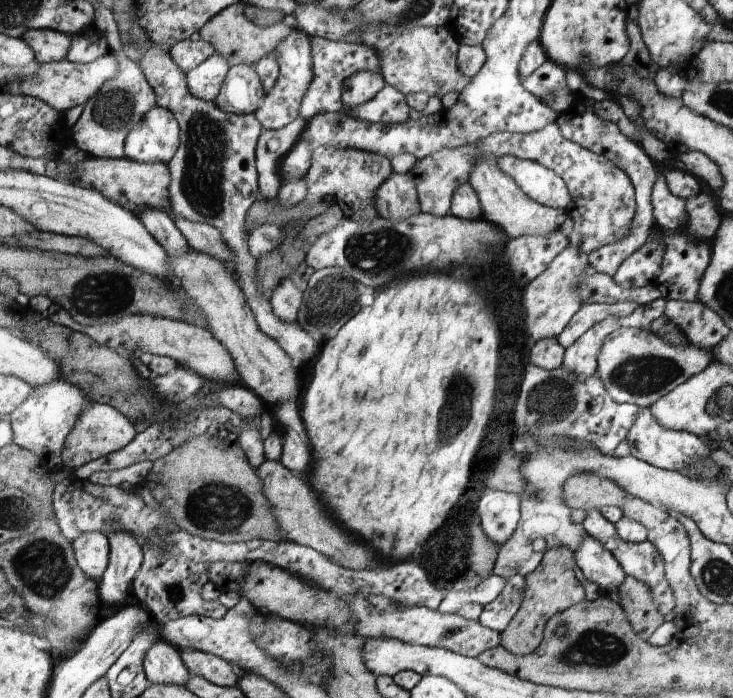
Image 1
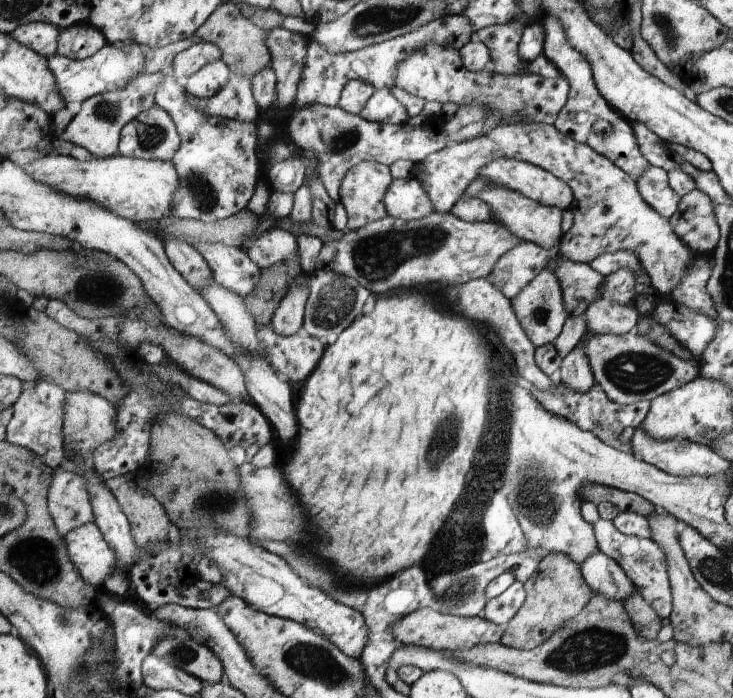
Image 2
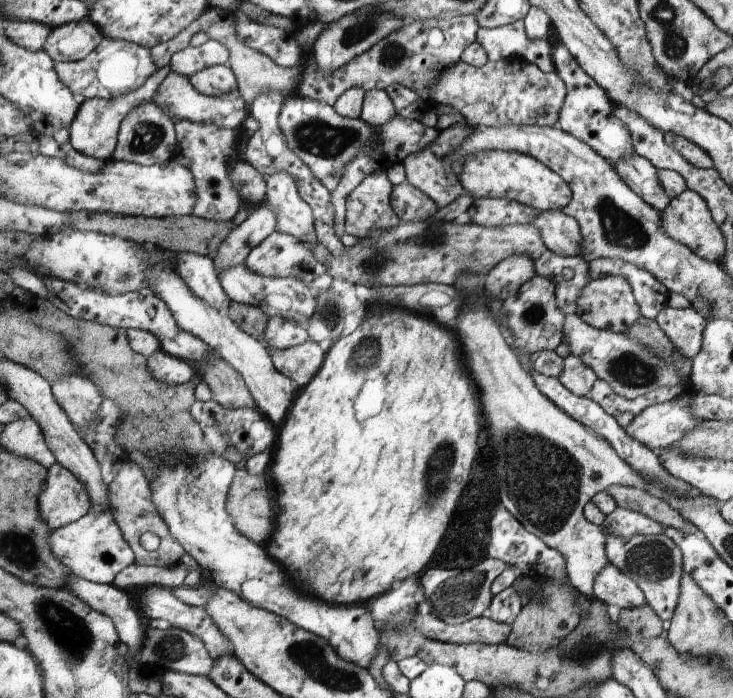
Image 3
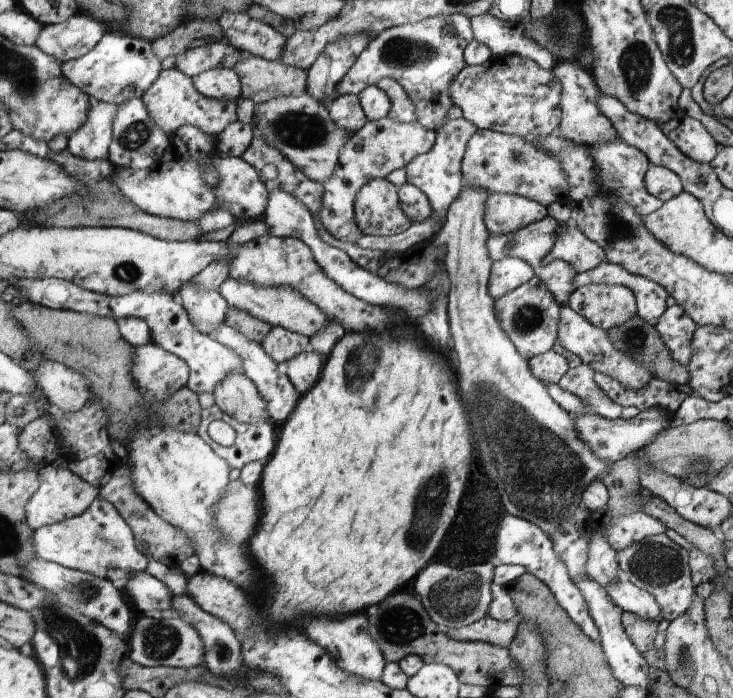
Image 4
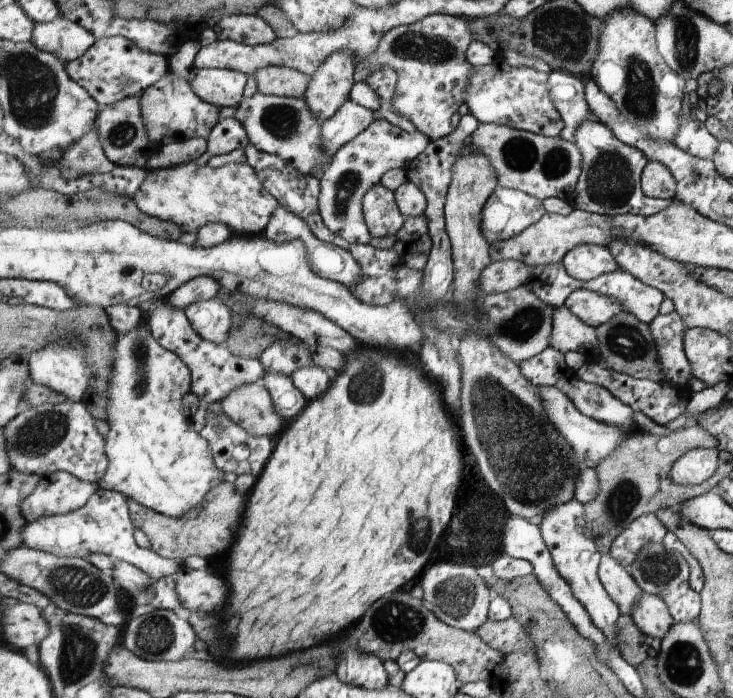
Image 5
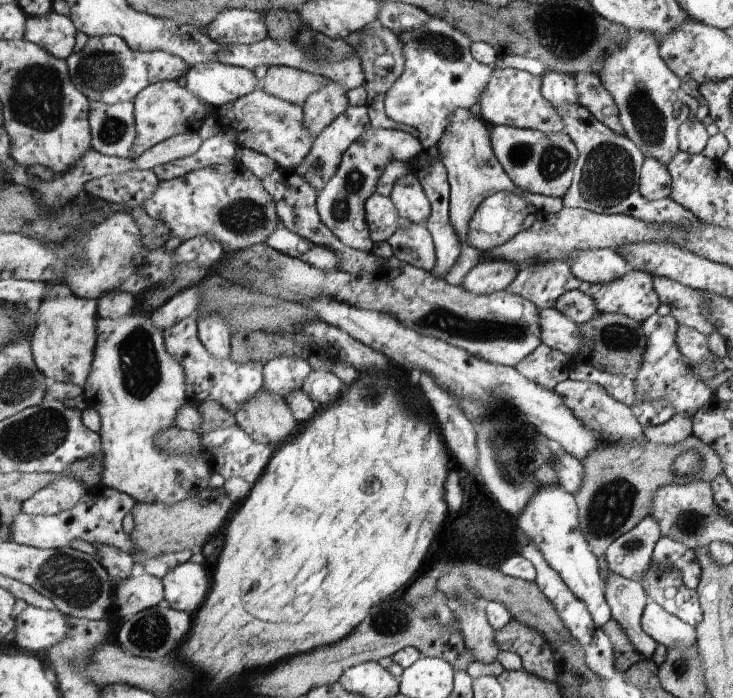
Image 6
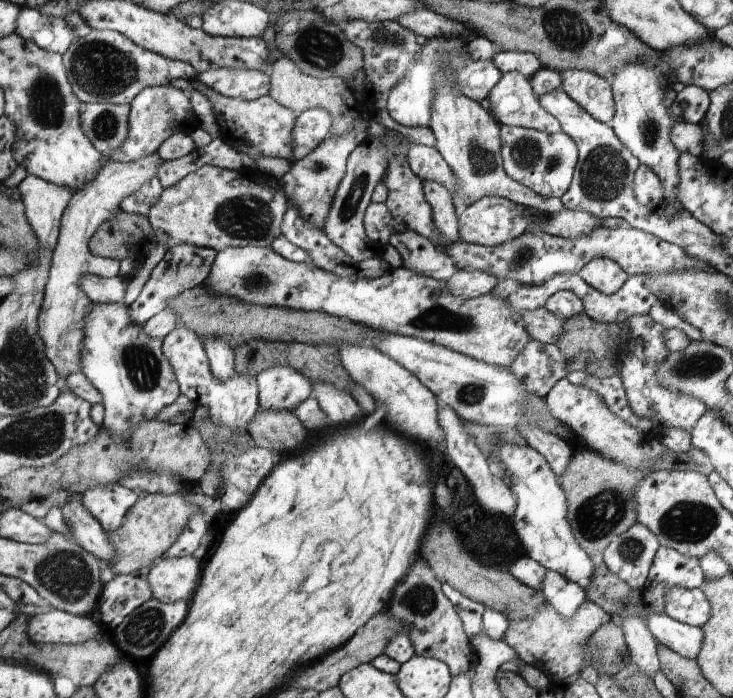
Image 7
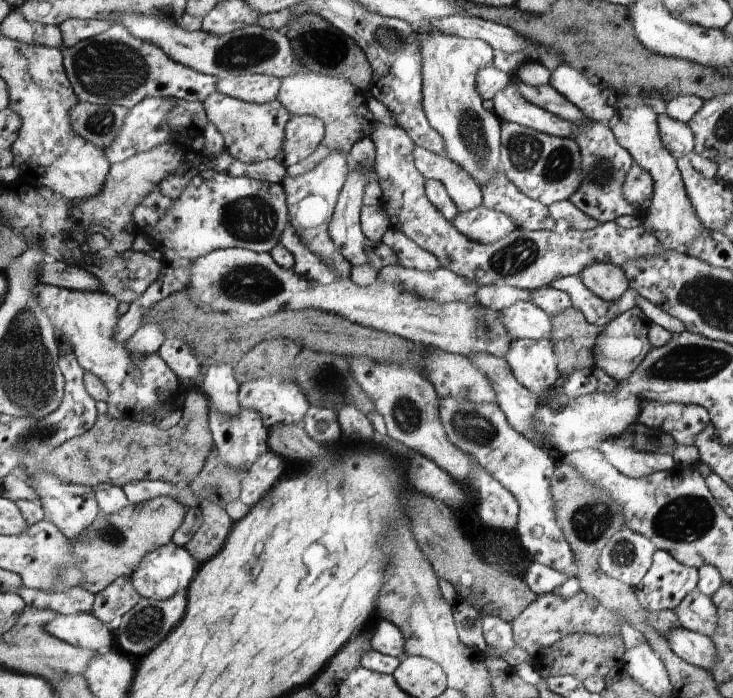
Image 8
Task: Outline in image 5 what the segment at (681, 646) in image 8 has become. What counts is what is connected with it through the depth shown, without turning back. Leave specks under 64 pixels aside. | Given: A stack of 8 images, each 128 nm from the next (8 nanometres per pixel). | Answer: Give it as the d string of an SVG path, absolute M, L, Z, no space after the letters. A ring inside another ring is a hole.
M645 593L632 614L636 625L649 638L663 640L677 624L670 607L657 595Z

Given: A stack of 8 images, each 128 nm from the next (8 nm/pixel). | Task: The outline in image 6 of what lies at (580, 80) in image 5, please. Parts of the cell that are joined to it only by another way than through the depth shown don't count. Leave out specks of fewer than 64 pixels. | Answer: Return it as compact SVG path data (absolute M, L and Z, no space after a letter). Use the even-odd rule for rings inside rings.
M547 71L541 78L543 96L555 108L579 103L578 82L574 75Z

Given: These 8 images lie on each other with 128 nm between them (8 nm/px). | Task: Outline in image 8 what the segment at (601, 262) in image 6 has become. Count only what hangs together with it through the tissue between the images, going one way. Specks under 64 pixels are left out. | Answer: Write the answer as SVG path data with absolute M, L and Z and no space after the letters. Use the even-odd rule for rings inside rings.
M609 262L589 265L581 277L589 290L609 302L618 301L630 289L625 270Z

